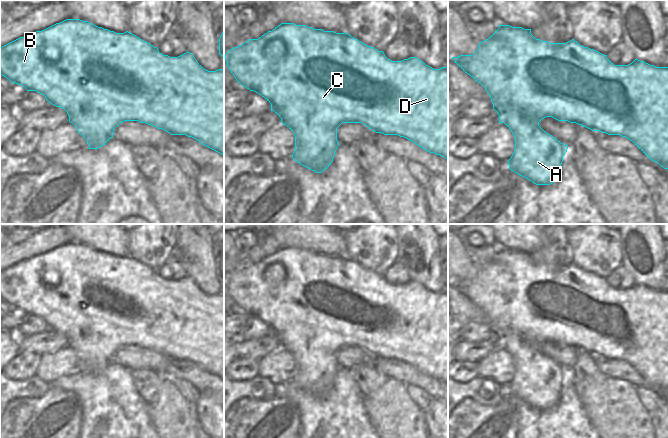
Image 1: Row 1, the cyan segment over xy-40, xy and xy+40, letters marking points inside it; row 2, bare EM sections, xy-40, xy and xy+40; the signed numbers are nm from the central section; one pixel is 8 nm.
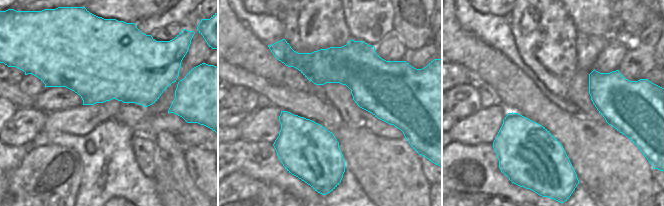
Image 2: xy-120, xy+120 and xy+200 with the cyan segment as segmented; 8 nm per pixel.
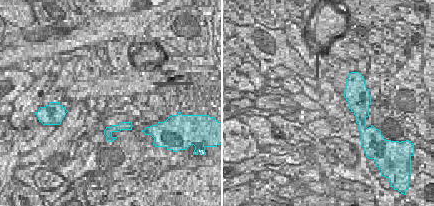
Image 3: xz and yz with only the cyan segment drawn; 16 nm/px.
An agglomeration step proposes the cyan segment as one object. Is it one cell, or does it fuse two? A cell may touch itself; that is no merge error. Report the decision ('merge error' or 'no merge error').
no merge error

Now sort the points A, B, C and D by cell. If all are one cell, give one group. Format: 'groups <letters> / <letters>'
groups A B C D

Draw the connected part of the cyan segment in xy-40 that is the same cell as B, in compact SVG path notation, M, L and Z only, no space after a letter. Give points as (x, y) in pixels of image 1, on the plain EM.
M66 243L42 255L36 255L30 259L20 261L0 271L0 299L6 301L12 308L22 309L27 315L36 315L44 319L49 327L64 333L69 340L69 346L87 364L89 373L98 373L105 369L113 361L113 356L120 347L124 345L138 345L162 353L171 359L192 361L202 369L224 380L224 292L216 295L208 295L188 275L178 281L170 281L160 277L157 271L128 255L116 257L98 251L88 245Z

